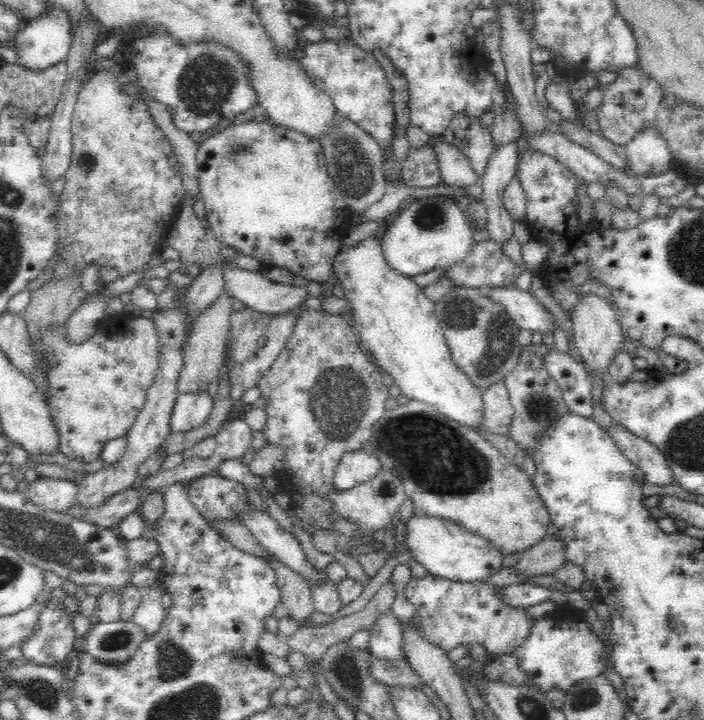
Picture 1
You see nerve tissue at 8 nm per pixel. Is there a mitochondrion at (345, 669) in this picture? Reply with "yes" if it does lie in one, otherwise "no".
yes

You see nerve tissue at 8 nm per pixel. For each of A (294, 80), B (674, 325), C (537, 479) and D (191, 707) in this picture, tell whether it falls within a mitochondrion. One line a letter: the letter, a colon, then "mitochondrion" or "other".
A: other
B: other
C: other
D: mitochondrion

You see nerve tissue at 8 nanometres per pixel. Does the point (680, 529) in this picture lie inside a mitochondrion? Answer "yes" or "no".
no

